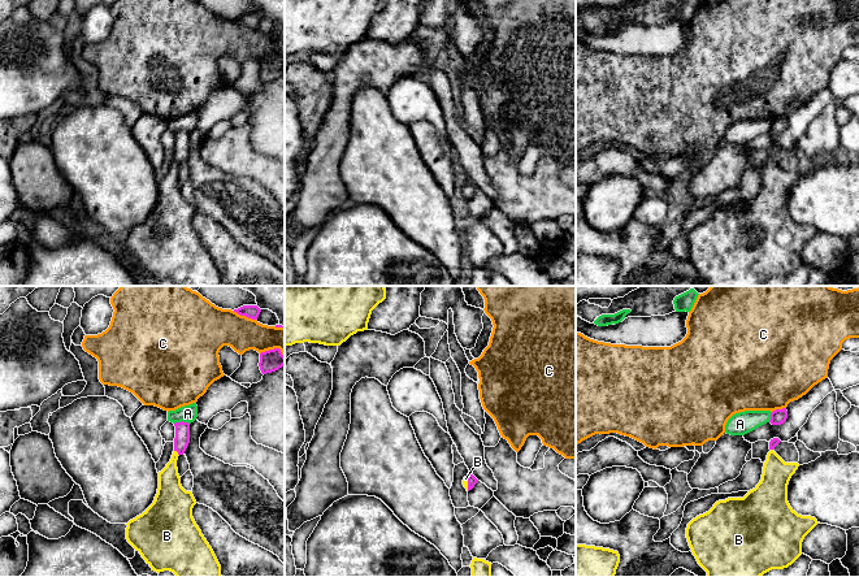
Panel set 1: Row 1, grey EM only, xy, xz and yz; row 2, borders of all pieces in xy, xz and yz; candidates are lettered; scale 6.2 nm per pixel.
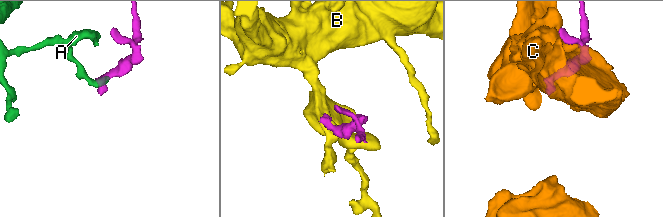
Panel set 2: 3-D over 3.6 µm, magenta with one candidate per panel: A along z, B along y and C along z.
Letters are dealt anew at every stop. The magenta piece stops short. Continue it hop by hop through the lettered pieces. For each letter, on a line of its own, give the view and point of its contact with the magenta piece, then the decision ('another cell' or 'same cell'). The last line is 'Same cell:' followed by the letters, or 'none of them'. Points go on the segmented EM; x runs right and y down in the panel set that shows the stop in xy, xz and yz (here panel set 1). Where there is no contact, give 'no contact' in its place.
A: xy (181, 421) | another cell
B: xy (177, 451) | same cell
C: xy (244, 315) | another cell
Same cell: B

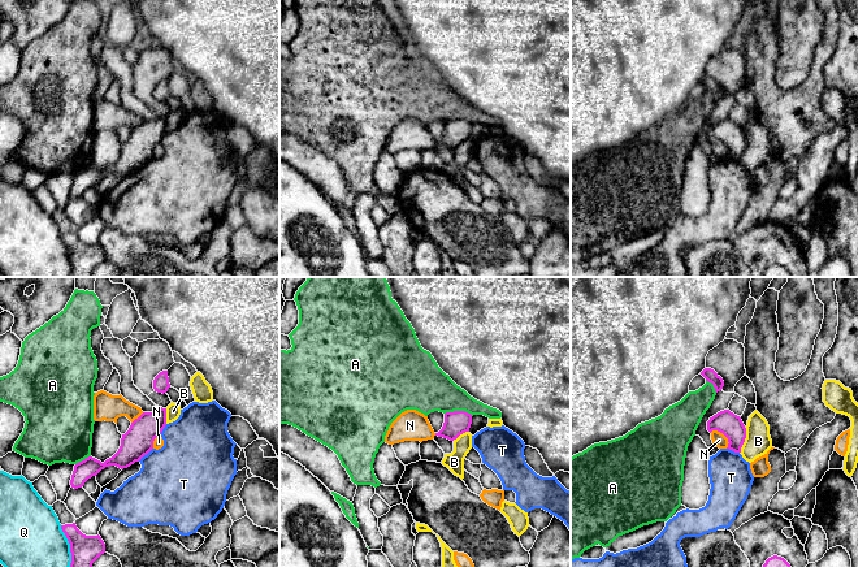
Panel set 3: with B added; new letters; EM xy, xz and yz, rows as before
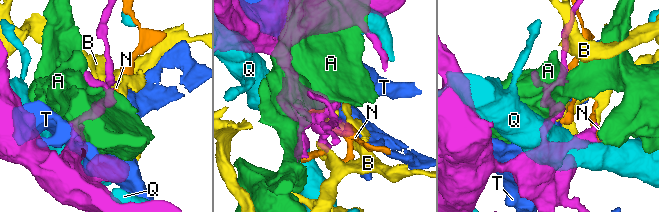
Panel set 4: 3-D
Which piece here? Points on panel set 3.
A: xz (459, 411) | another cell
B: yz (744, 440) | another cell
N: yz (723, 433) | another cell
Q: xy (70, 546) | another cell
T: xy (144, 454) | another cell
Same cell: none of them

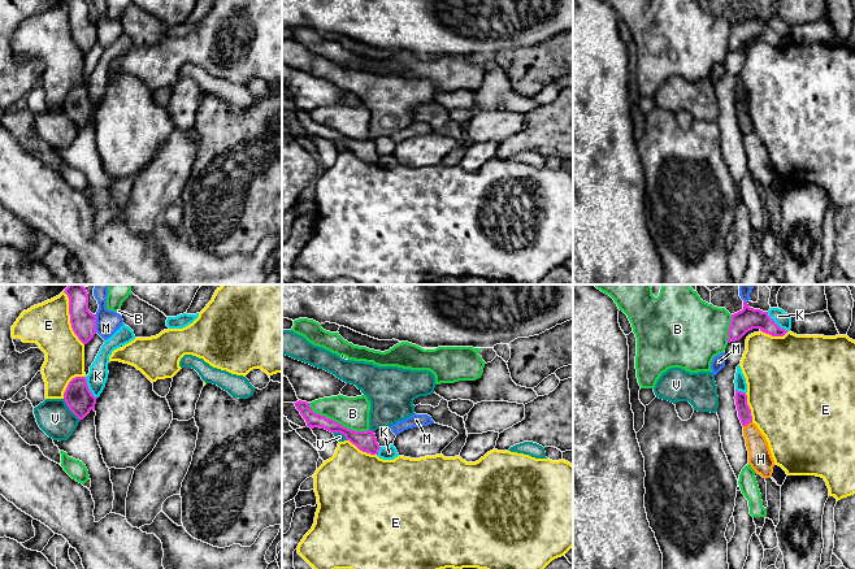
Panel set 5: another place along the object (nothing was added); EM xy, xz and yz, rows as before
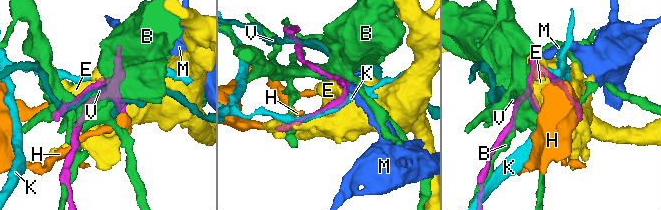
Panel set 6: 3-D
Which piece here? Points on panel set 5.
B: xz (337, 422) | another cell
E: xy (70, 318) | another cell
H: yz (747, 424) | another cell
K: yz (776, 324) | another cell
M: xy (95, 324) | another cell
V: xy (69, 408) | another cell
Same cell: none of them

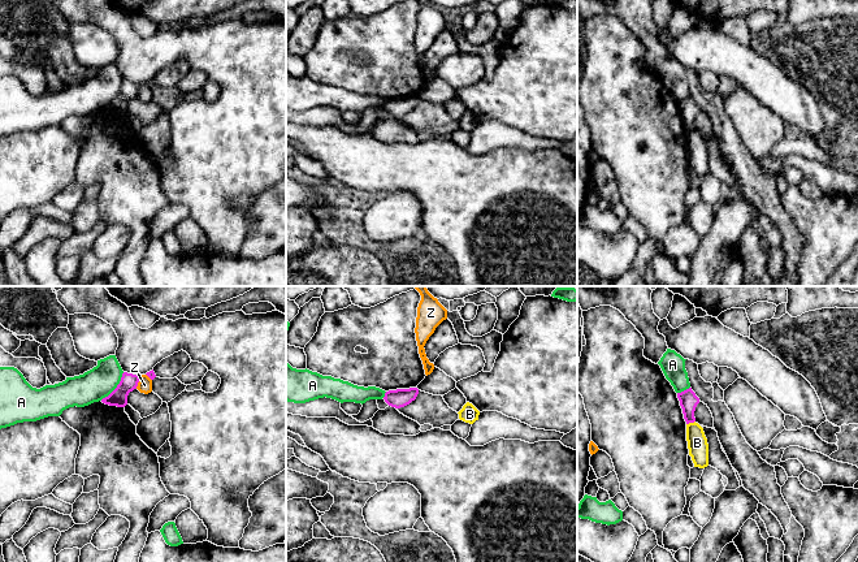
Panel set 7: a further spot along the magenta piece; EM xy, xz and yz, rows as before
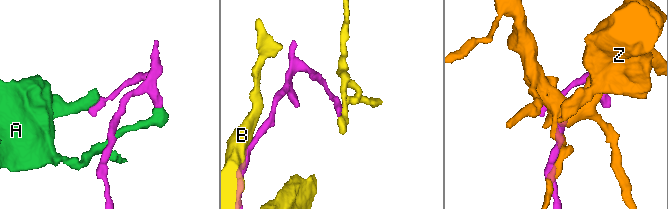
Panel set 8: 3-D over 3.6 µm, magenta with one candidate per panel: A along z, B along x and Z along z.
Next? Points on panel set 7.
A: xy (116, 388) | another cell
B: yz (690, 422) | another cell
Z: xy (138, 381) | another cell
Same cell: none of them

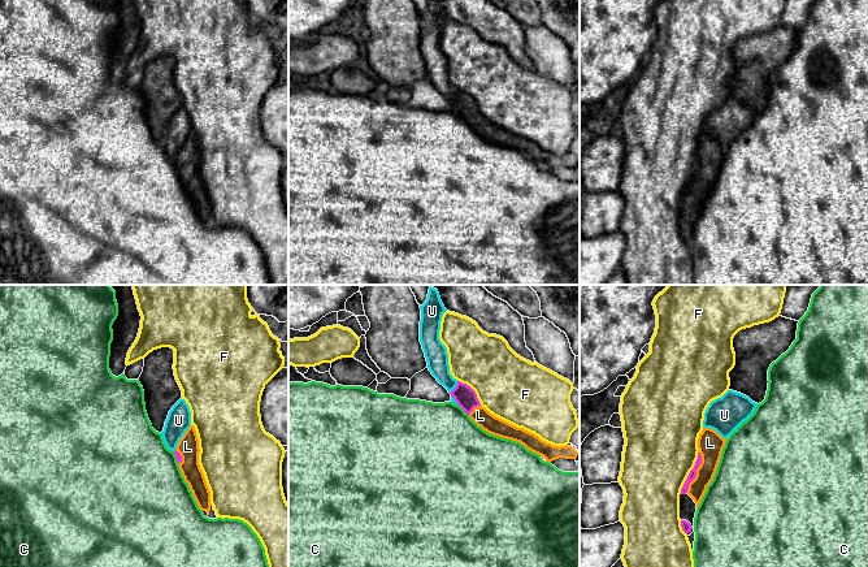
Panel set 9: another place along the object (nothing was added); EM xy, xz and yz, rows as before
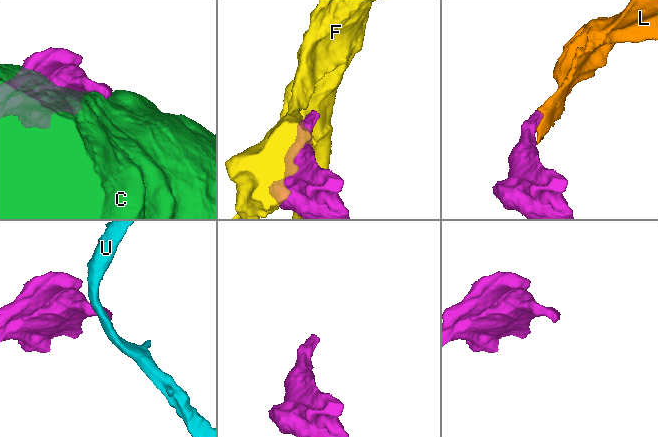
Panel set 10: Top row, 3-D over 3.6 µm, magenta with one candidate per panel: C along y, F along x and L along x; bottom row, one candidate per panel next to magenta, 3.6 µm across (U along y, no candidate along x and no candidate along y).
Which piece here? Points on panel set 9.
C: xz (463, 408) | another cell
F: yz (690, 472) | another cell
L: yz (695, 472) | same cell
U: xz (455, 388) | another cell
Same cell: L

